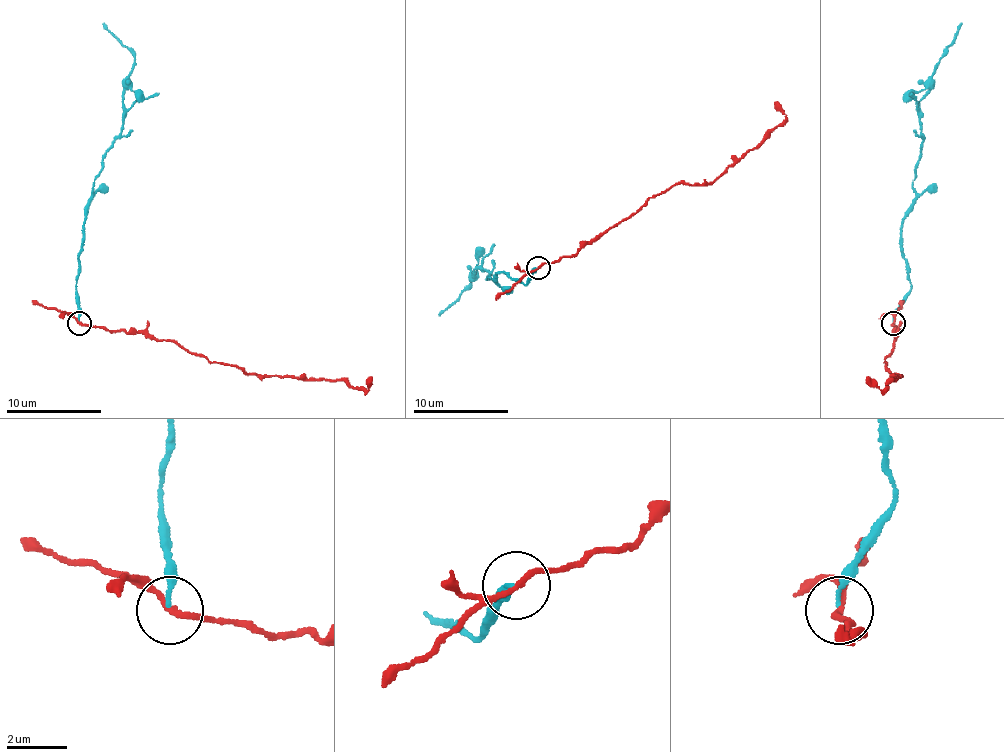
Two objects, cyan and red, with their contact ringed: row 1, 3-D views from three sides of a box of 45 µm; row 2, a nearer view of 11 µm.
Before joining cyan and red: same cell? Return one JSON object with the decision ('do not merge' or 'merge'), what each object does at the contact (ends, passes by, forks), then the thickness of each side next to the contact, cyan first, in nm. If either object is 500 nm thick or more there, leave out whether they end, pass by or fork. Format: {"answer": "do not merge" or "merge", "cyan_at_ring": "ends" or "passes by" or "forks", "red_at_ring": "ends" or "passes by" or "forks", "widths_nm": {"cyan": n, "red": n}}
{"answer": "do not merge", "cyan_at_ring": "ends", "red_at_ring": "passes by", "widths_nm": {"cyan": 160, "red": 170}}

